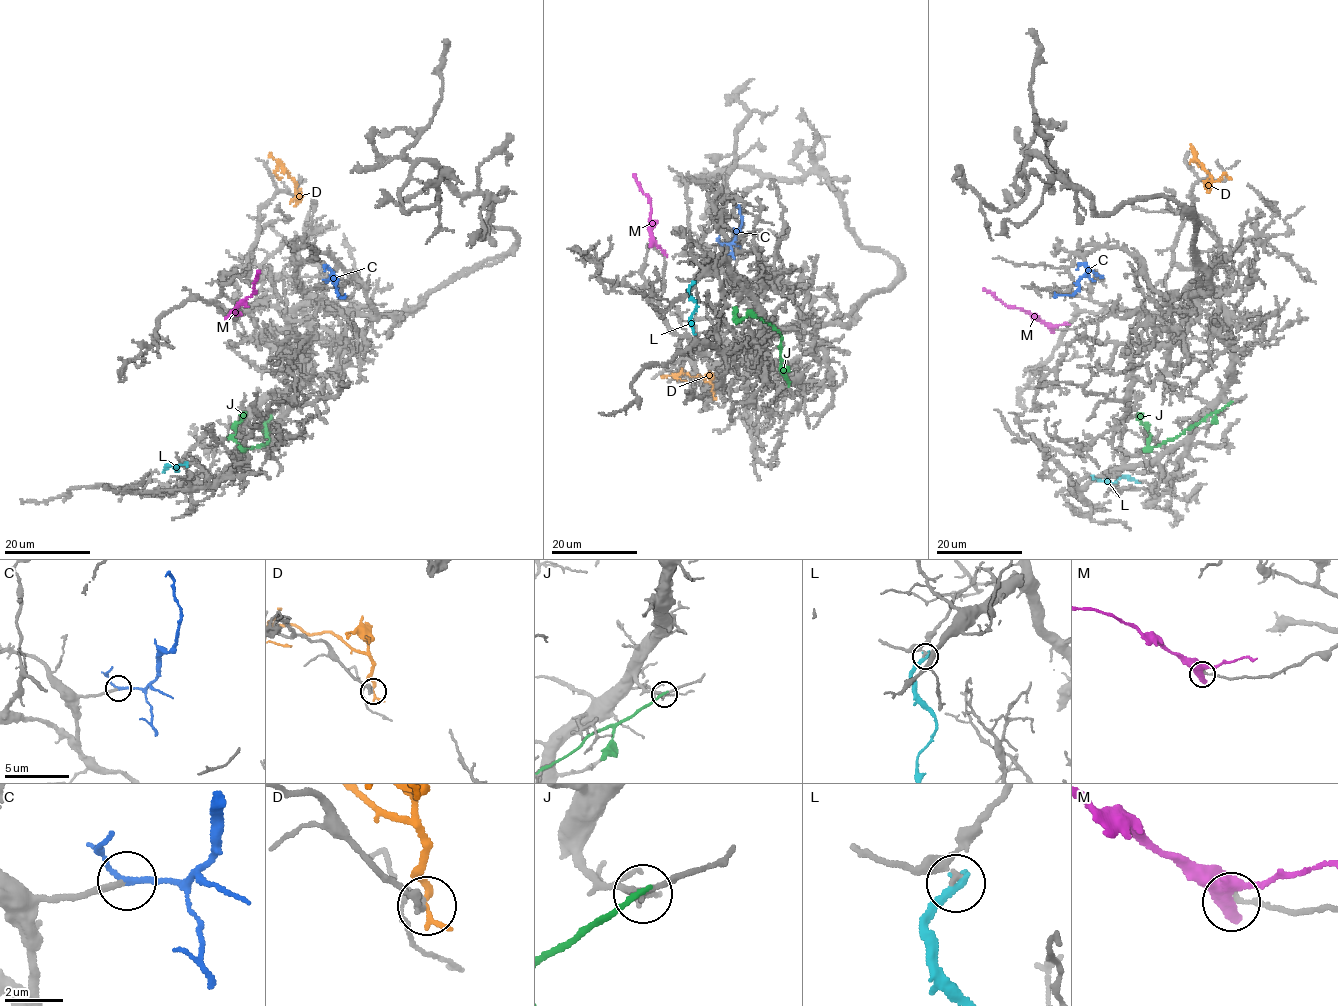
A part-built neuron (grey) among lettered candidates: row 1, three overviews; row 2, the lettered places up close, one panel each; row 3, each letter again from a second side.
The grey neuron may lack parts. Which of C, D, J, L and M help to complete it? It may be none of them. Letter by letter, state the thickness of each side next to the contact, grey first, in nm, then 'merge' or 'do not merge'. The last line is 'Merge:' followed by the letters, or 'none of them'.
C: 190/170 nm | merge
D: 130/170 nm | do not merge
J: 190/200 nm | do not merge
L: 180/340 nm | do not merge
M: 180/480 nm | do not merge
Merge: C

